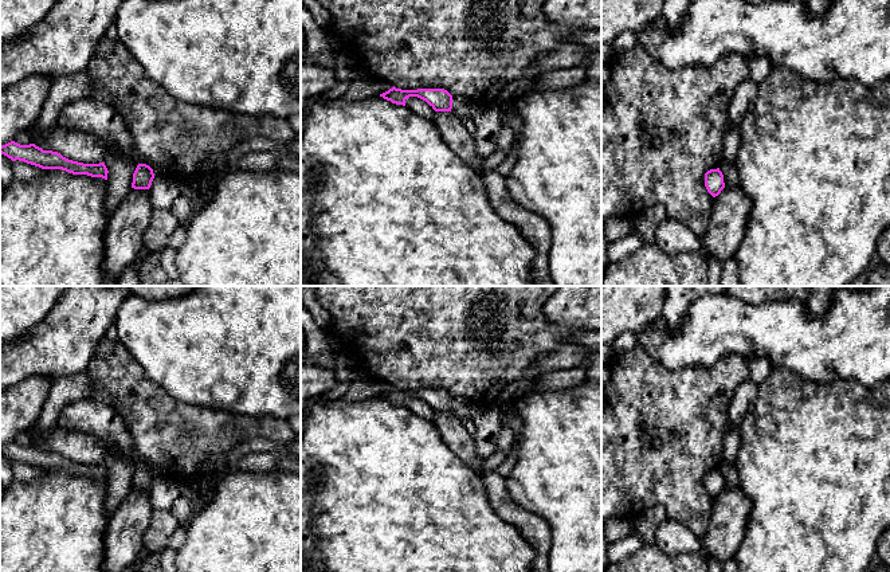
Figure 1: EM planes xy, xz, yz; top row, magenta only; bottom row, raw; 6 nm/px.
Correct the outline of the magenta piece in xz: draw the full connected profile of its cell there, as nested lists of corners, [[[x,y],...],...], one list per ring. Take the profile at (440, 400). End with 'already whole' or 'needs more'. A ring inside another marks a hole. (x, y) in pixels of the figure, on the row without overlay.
[[[393,387],[388,392],[380,395],[380,397],[403,407],[405,407],[407,399],[417,397],[426,401],[435,412],[451,412],[452,410],[452,396],[444,389],[401,391]]]; already whole

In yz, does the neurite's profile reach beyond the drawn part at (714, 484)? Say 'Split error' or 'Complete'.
Complete

